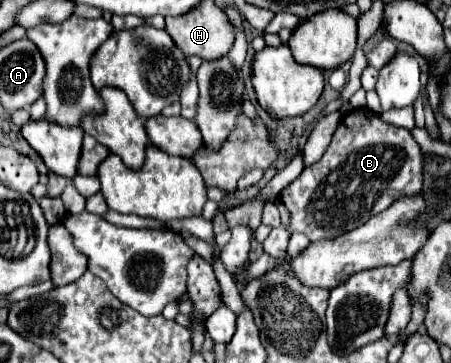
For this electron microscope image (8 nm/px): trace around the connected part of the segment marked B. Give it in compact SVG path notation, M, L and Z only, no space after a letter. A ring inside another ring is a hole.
M367 108L353 110L341 118L331 146L323 158L305 168L281 192L281 202L291 214L287 232L301 232L311 242L337 238L371 216L389 208L395 200L421 192L423 188L423 154L407 128L385 124Z

